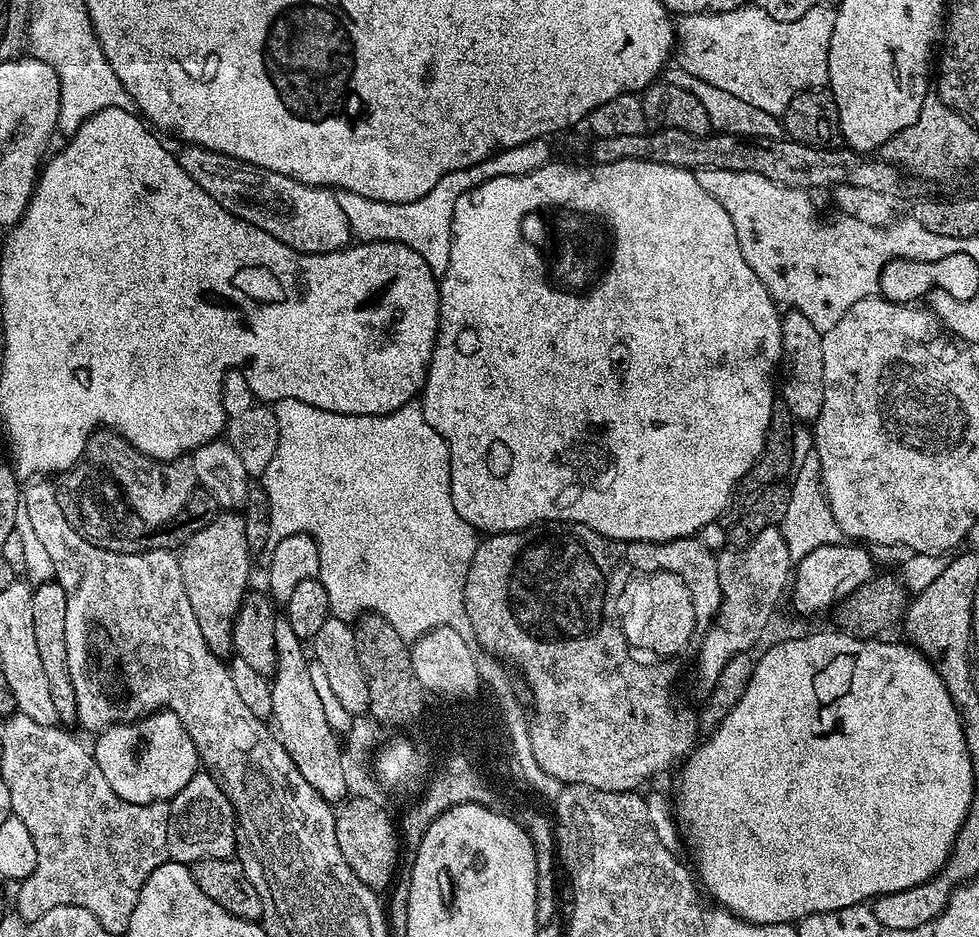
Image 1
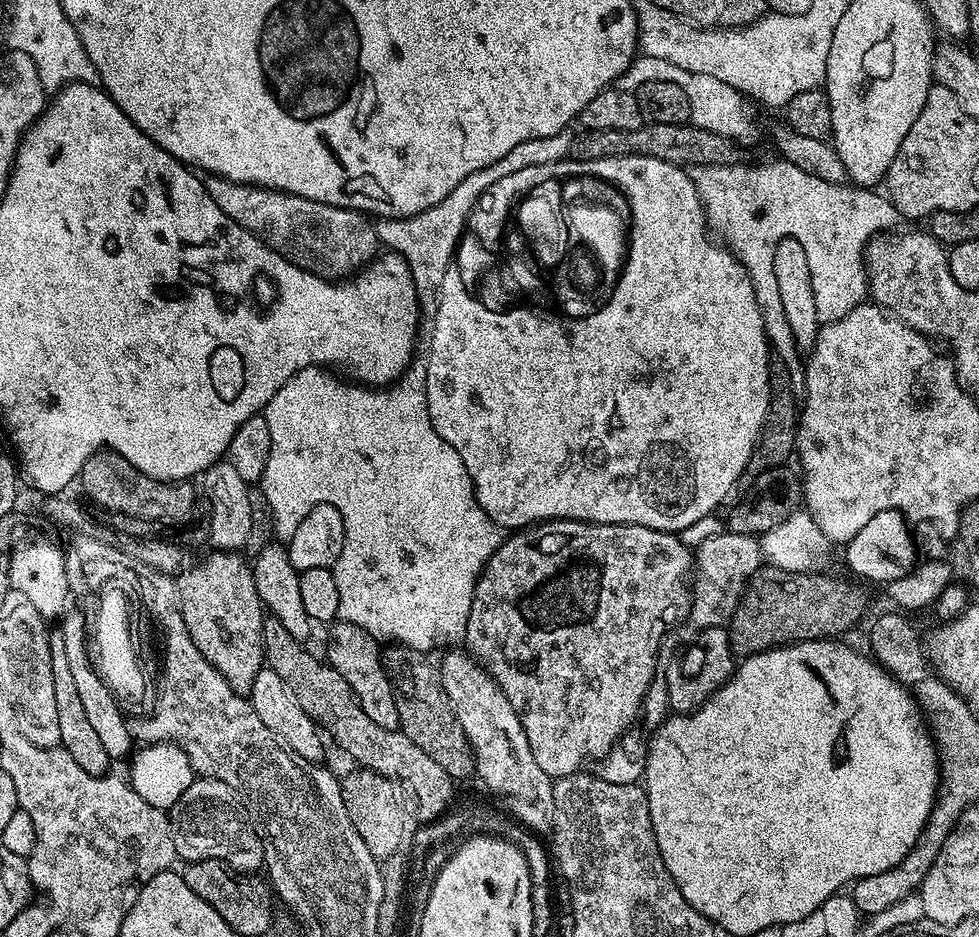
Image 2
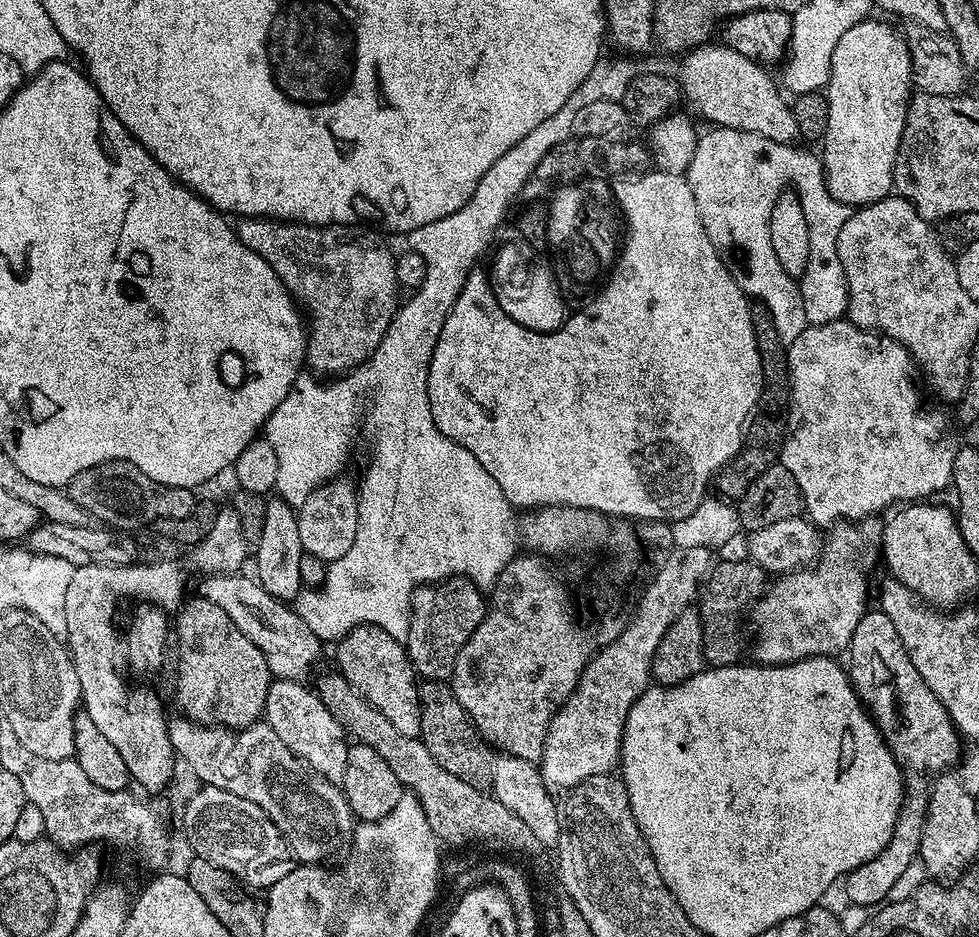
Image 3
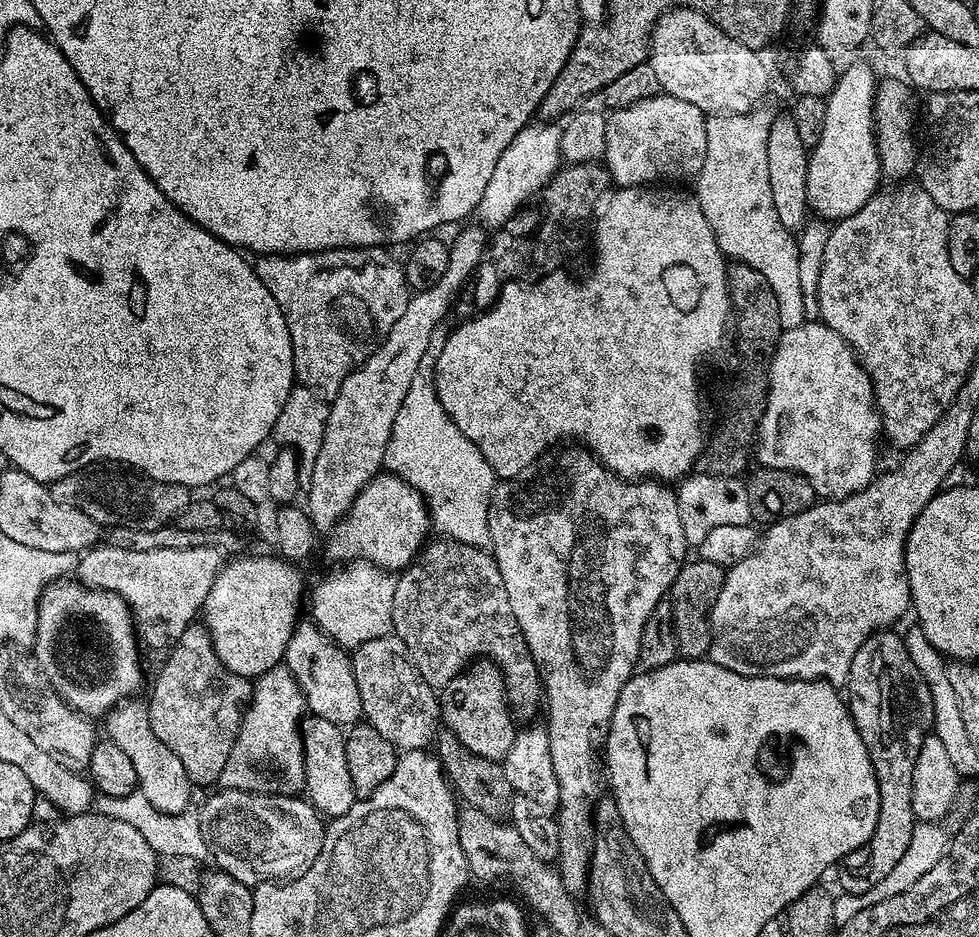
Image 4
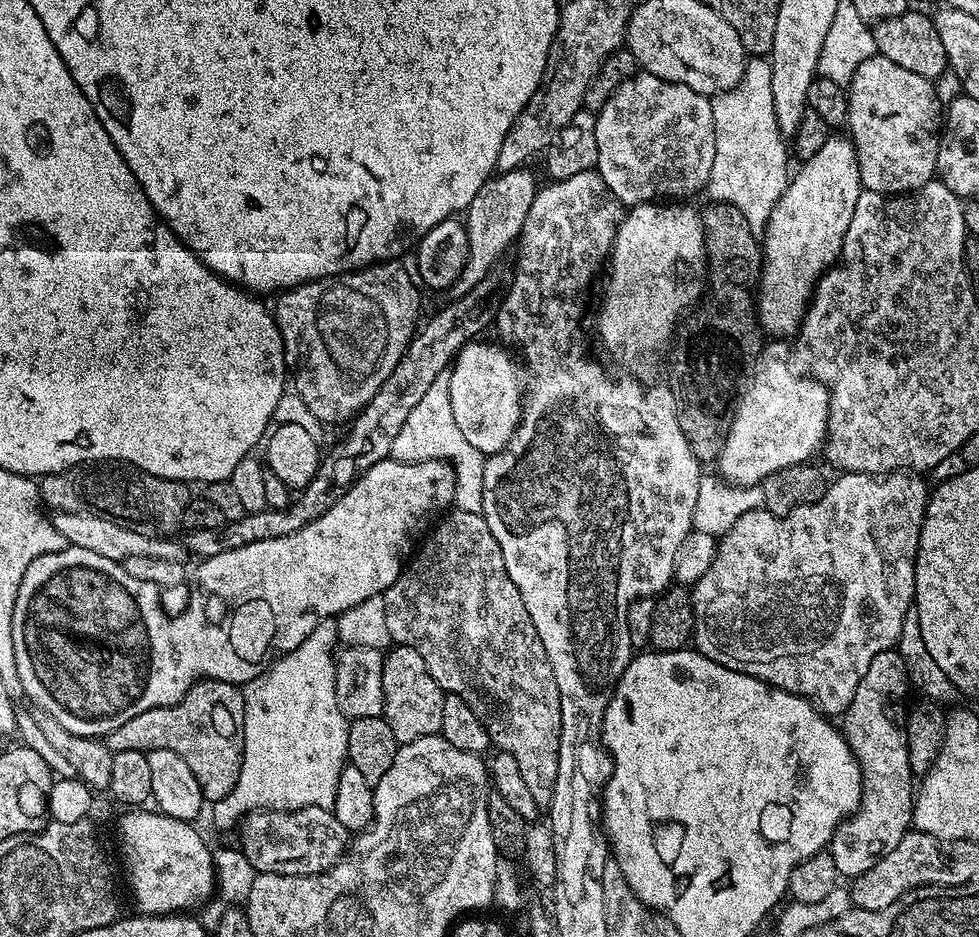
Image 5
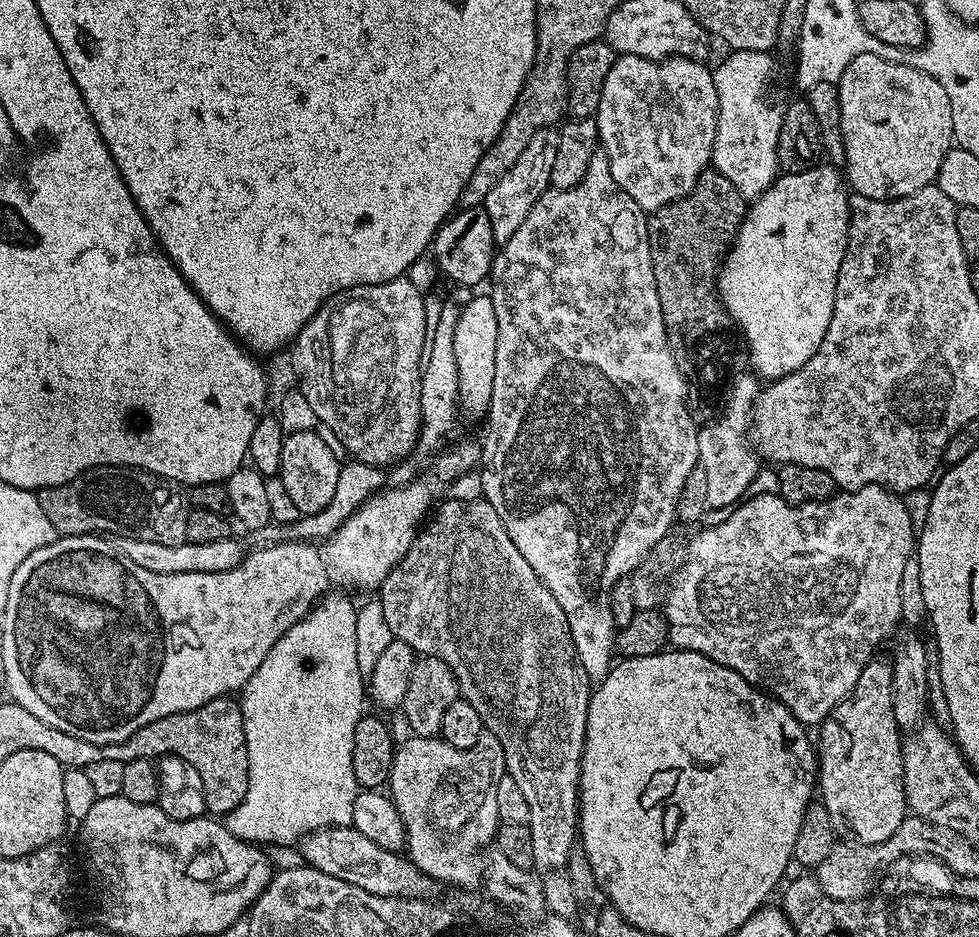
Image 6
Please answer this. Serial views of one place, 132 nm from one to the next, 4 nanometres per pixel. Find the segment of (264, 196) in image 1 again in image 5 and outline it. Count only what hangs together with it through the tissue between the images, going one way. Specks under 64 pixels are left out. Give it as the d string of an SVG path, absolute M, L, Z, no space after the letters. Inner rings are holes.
M388 262L383 266L361 268L358 272L344 272L341 276L313 280L310 284L299 284L275 297L274 315L282 334L284 355L287 363L296 367L294 390L302 402L310 406L310 414L314 414L321 425L328 426L335 420L348 422L355 418L374 398L374 394L384 387L386 378L390 378L394 366L398 366L408 349L408 341L417 331L421 319L421 289L413 273L409 269L408 273L398 265Z

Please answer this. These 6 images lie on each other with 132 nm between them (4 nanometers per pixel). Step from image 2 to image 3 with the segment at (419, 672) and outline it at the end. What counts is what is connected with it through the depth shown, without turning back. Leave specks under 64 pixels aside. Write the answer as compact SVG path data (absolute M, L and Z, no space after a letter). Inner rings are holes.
M424 680L420 684L420 709L422 726L419 739L424 741L426 750L430 750L434 762L438 762L442 770L450 770L450 774L462 778L462 782L470 782L470 786L491 789L494 782L494 766L497 762L494 749L480 735L466 710L462 710L462 702L458 702L458 698L452 692L451 683L442 680Z

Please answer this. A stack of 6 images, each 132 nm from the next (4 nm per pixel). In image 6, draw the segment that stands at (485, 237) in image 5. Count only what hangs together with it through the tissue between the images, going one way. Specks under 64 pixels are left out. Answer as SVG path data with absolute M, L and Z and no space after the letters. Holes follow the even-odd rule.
M555 127L538 130L531 138L526 150L522 150L522 155L506 174L502 174L498 186L486 194L482 205L484 212L490 218L490 230L494 234L497 245L510 242L510 238L518 231L518 226L526 222L526 214L542 198L542 194L550 187L550 170L554 166L554 154L558 154L559 131Z

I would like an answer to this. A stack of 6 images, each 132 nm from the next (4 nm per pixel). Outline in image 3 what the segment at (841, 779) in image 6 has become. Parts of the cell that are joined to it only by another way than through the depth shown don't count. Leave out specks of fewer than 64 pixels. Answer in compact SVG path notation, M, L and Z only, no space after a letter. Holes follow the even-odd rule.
M869 610L858 622L852 641L846 649L846 671L852 679L854 690L861 704L868 710L876 728L882 734L885 746L892 751L904 774L906 806L898 814L894 834L882 851L862 866L843 877L844 896L849 905L861 904L867 908L885 903L894 882L902 878L910 862L920 855L924 809L928 806L930 775L940 774L957 763L962 756L962 737L956 730L956 723L950 718L946 706L934 698L934 690L922 682L922 674L914 670L906 646L894 630L894 622L879 610Z

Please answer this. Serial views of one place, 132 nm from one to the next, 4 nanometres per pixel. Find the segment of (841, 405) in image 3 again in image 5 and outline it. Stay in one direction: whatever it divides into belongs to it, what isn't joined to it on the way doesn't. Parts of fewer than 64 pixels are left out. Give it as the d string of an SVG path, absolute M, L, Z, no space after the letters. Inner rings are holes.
M776 338L761 348L760 357L750 373L752 381L736 404L736 417L718 461L719 475L730 484L761 485L770 474L786 466L809 463L813 459L812 455L815 452L817 455L823 449L828 435L828 388L807 374L795 376L788 365L788 348L784 344L787 343L783 339Z

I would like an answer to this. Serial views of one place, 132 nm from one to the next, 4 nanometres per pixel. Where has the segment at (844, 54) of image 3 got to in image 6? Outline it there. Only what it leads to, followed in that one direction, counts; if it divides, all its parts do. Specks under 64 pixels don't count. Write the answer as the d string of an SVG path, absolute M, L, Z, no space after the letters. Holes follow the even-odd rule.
M821 162L804 172L784 172L770 188L751 201L716 277L716 291L748 346L750 368L765 381L780 380L806 366L822 346L834 314L838 270L848 245L850 188L839 167Z

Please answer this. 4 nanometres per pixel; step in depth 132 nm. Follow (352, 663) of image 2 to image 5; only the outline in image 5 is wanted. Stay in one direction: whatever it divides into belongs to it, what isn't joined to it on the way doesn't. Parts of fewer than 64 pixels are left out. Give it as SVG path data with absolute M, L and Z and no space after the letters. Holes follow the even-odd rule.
M396 646L385 655L382 688L383 717L387 720L390 730L394 730L397 745L409 744L418 738L435 736L439 733L446 693L438 686L438 682L434 682L434 678L430 678L430 670L426 670L426 662L422 654L418 654L418 650Z

